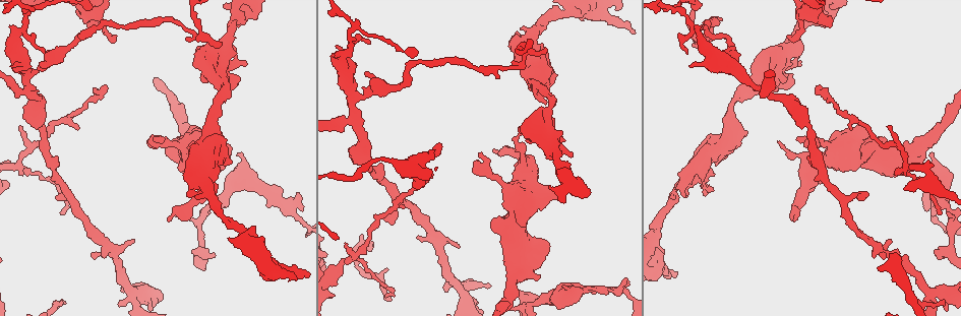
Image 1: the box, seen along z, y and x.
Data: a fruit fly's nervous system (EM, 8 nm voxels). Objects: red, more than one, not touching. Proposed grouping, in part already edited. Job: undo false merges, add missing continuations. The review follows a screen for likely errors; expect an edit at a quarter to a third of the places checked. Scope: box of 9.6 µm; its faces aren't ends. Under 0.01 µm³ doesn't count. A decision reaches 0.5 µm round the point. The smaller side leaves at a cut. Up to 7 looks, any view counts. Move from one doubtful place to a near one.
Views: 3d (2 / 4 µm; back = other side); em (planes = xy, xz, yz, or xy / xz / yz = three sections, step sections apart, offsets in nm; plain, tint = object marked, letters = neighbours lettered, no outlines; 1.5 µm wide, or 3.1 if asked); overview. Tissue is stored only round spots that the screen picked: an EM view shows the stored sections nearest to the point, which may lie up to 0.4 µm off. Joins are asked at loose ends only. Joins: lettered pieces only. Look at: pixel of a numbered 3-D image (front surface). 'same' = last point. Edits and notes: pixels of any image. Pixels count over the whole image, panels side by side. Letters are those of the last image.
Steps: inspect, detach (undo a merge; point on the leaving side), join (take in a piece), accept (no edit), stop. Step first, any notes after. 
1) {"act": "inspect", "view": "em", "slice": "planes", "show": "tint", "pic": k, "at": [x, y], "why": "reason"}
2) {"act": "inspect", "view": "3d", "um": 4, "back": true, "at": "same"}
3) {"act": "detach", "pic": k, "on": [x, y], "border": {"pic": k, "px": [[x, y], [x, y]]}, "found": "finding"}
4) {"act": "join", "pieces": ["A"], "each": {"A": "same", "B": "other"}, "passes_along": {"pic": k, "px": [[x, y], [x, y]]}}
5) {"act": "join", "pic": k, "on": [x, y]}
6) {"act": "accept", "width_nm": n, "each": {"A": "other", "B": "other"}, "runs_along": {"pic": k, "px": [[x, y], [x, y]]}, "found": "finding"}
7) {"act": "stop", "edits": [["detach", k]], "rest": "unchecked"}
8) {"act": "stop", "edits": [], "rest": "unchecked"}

{"act": "inspect", "view": "3d", "um": 4, "pic": 1, "at": [551, 105], "why": "four-way junction"}

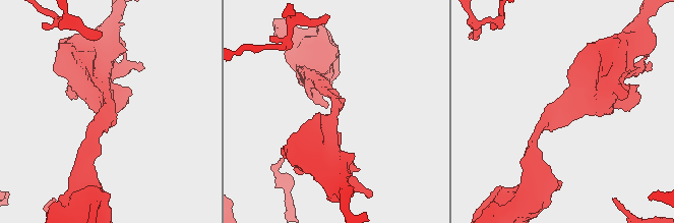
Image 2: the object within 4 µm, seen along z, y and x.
{"act": "inspect", "view": "em", "slice": "planes", "show": "letters", "pic": 2, "at": [562, 97], "why": "need the tissue"}

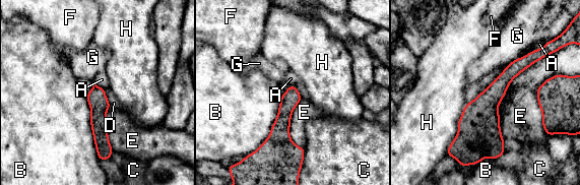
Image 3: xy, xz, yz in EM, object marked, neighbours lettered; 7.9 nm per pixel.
{"act": "accept", "longest_contact_nm": ["E", 750], "each": {"A": "other", "B": "other", "C": "other", "D": "other", "E": "other", "F": "other", "G": "other", "H": "other"}, "border": {"pic": 3, "px": [[104, 88], [108, 103], [111, 106]]}, "found": "one cell here"}

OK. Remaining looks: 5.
{"act": "inspect", "view": "3d", "um": 4, "back": true, "pic": 1, "at": [459, 289], "why": "calibre changes"}

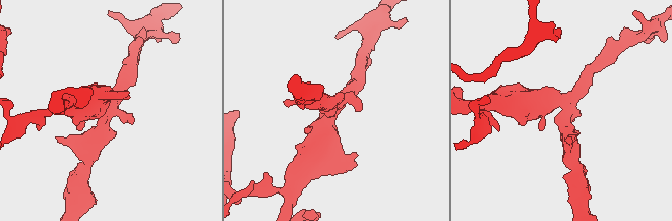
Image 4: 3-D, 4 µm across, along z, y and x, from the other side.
{"act": "inspect", "view": "em", "slice": "planes", "show": "letters", "pic": 4, "at": [568, 100], "why": "now the EM"}

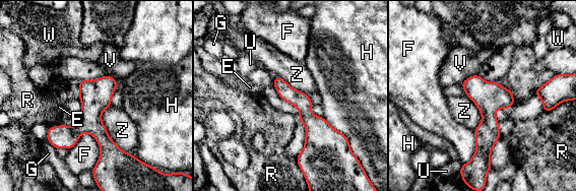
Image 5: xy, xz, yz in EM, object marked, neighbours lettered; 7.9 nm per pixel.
{"act": "accept", "longest_contact_nm": ["Z", 420], "each": {"E": "other", "F": "other", "G": "other", "H": "other", "R": "other", "U": "other", "V": "other", "W": "other", "Z": "other"}, "runs_along": {"pic": 5, "px": [[474, 77], [488, 99], [480, 158]]}, "found": "one cell here"}

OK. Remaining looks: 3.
{"act": "inspect", "view": "em", "slice": "planes", "show": "tint", "pic": 1, "at": [953, 222], "why": "sharp bend"}

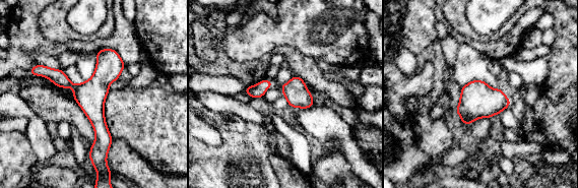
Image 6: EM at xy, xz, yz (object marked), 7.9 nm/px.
{"act": "inspect", "view": "em", "slice": "planes", "show": "letters", "at": "same", "why": "what lies round it"}

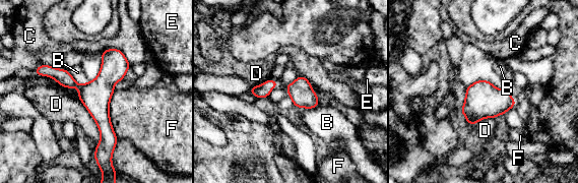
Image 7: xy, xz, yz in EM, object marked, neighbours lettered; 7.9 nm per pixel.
{"act": "accept", "longest_contact_nm": ["D", 420], "each": {"B": "other", "C": "other", "D": "other", "E": "other", "F": "other"}, "border": {"pic": 7, "px": [[318, 105], [313, 108], [295, 107]]}, "found": "continuous, no second cell"}

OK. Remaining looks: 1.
{"act": "stop", "edits": [], "rest": "unchecked"}

